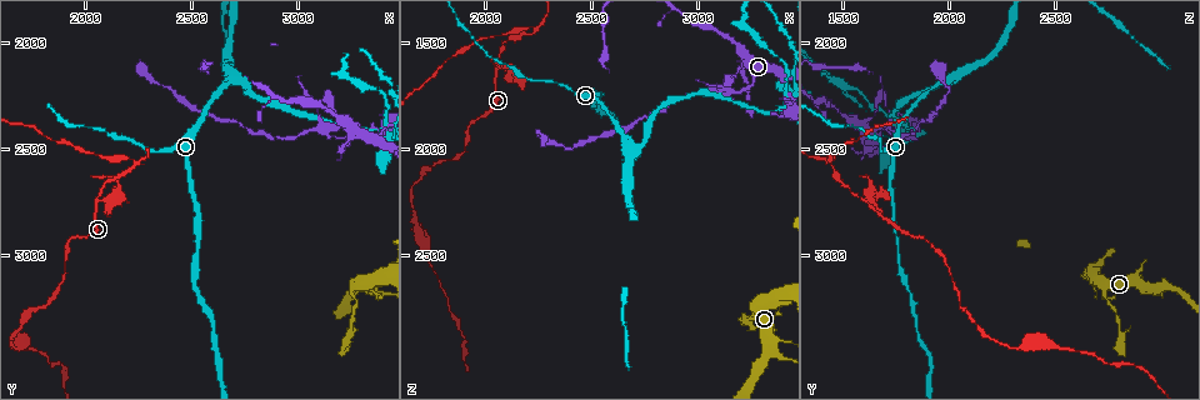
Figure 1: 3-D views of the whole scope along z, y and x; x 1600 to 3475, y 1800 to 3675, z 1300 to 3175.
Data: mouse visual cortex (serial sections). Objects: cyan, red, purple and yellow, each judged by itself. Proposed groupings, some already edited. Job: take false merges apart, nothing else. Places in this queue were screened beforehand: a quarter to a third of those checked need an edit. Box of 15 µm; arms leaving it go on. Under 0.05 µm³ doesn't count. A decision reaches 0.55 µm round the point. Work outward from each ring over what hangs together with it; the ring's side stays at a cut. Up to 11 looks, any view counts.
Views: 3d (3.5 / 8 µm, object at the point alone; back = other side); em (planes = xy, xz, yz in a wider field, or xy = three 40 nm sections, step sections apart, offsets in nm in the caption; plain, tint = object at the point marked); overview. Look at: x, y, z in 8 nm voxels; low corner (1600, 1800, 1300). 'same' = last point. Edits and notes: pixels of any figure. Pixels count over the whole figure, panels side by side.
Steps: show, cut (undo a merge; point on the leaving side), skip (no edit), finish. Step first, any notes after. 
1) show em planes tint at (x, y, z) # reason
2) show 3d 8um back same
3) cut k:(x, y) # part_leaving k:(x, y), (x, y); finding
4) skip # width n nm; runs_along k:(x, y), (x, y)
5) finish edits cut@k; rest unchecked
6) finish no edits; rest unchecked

show 3d 3.5um at (3340, 3150, 2920) # looks like a crossing

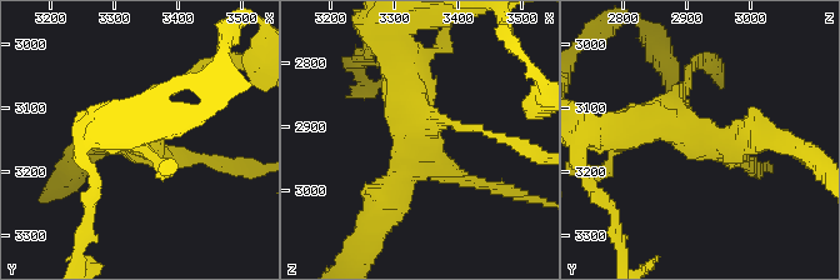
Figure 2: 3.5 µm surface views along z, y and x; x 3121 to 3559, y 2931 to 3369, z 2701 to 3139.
show em xy step 1 tint at (3335, 3145, 2920)

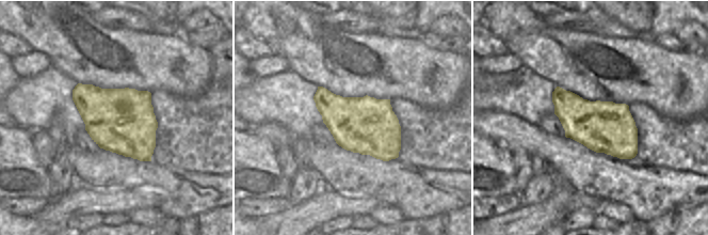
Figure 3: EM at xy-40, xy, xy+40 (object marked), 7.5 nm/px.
show em planes tint same

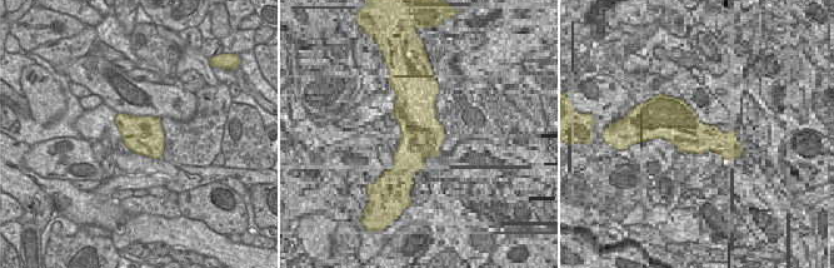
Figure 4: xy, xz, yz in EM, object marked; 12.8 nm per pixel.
cut 2:(754, 168) # part_leaving 2:(456, 173), (486, 186), (503, 186); a second cell is stuck on

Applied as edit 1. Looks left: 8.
show overview # redraw

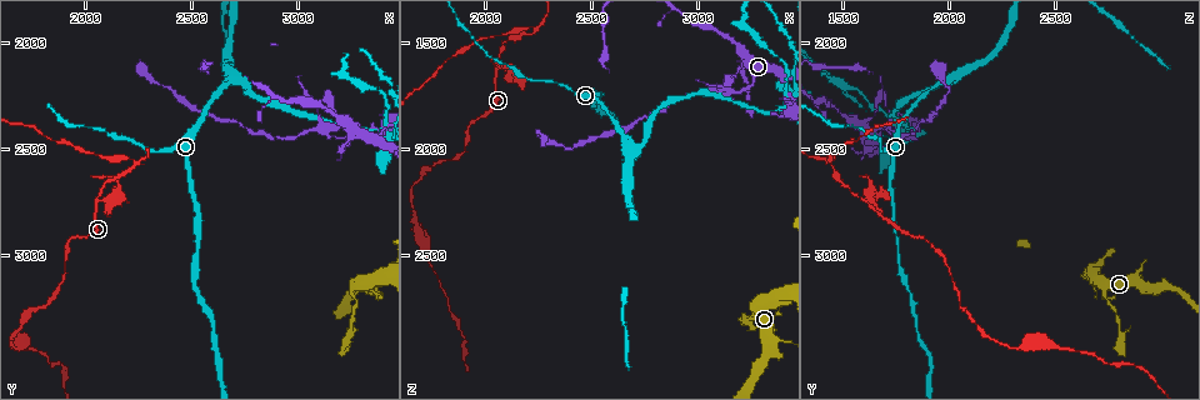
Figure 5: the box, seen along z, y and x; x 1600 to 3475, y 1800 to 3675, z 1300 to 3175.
show 3d 3.5um at (2710, 2190, 1980) # side arm on a straight run

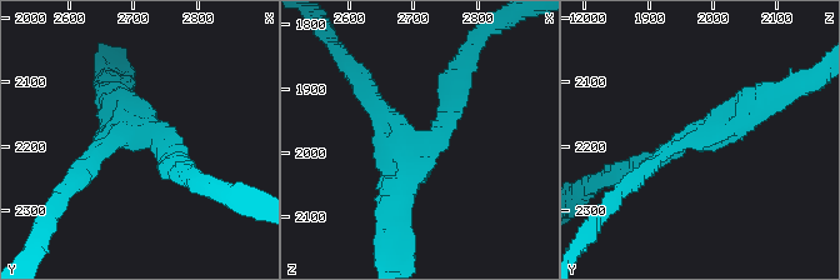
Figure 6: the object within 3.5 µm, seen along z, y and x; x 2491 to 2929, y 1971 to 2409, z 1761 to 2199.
show em xy step 3 tint at (2700, 2180, 1985) # now the EM

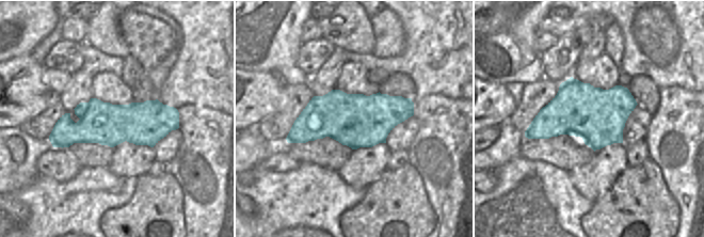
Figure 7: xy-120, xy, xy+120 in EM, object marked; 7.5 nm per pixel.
skip # arm_widths 200, 250, 450 nm; runs_along 7:(176, 114), (52, 139); one cell here

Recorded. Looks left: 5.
show 3d 3.5um at (2040, 2750, 1600) # two arms in line, one across

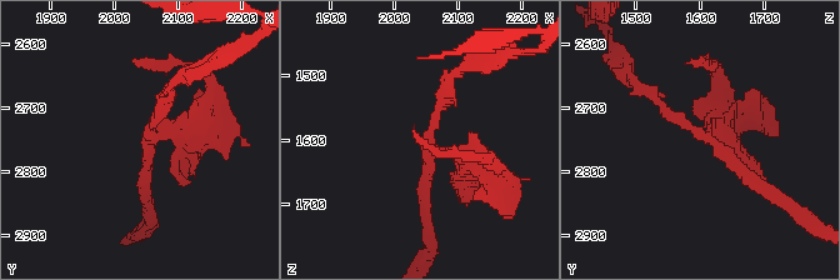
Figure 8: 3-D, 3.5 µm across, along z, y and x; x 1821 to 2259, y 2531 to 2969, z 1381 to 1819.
show em xy step 1 tint at (2055, 2750, 1615) # arms 3; arm_widths 150, 150, 300 nm

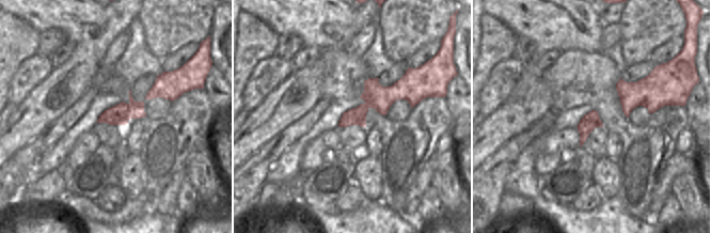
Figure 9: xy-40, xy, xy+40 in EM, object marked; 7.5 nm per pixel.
cut 8:(473, 163) # part_leaving 8:(443, 148), (501, 176), (505, 215); a second cell is stuck on

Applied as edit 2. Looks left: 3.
show overview # see it whole again

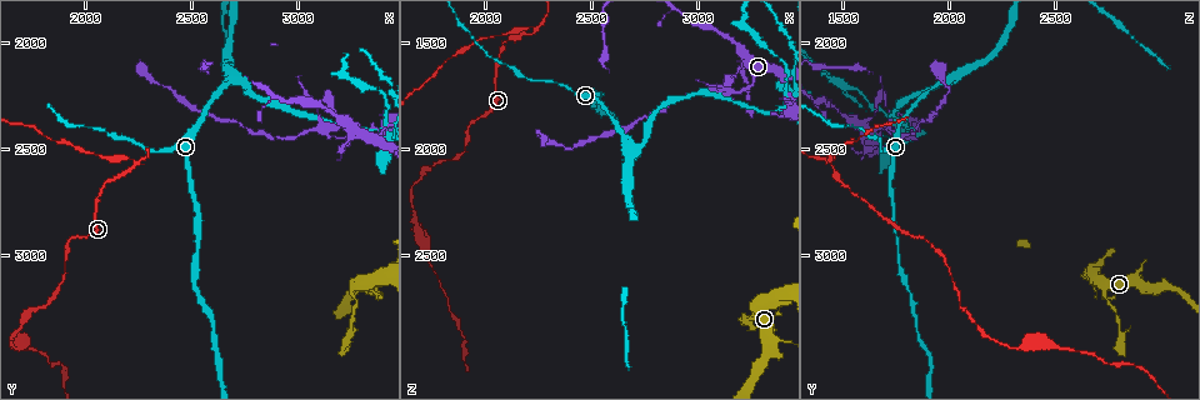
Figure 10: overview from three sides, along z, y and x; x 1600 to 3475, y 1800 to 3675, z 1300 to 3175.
show 3d 3.5um at (2240, 2570, 1440) # narrows sharply

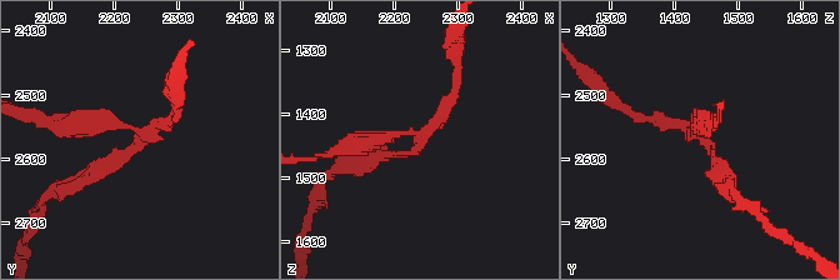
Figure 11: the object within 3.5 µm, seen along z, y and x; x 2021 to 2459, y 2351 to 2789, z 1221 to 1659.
show em xy step 5 tint at (2250, 2560, 1435) # arms 3; arm_widths 150, 200, 300 nm; shape alone is not enough

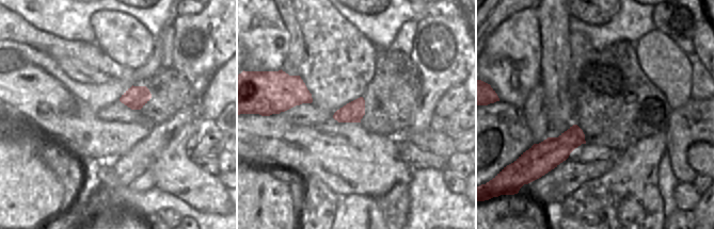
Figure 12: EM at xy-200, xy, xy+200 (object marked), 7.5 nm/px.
cut 11:(378, 138) # width 160 nm; part_leaving 11:(419, 135), (388, 135), (315, 158); a second cell is stuck on

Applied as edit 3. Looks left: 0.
finish edits cut@2, cut@8, cut@11; rest unchecked

